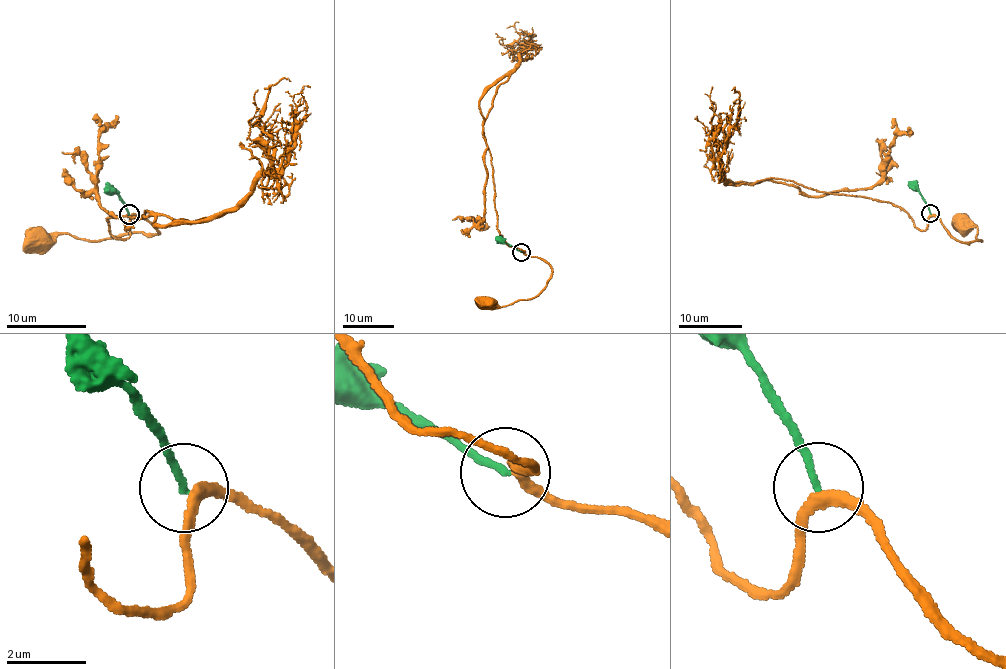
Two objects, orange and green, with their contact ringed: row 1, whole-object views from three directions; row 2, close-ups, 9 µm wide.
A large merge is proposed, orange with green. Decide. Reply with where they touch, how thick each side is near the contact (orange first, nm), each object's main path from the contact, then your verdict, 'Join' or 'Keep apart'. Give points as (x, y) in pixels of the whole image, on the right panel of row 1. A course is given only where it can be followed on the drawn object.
Place: (930, 213). Thickness 260 nm (orange) against 170 nm. Course of orange: (930, 215), (917, 228), (860, 196), (774, 178), (729, 185), (718, 158), (737, 115), (731, 91). Course of green: (930, 213), (927, 203), (908, 182). Keep apart

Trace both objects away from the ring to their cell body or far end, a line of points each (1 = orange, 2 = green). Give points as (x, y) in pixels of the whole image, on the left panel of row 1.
1: (129, 216), (118, 239), (106, 221), (120, 215), (195, 222), (235, 205), (271, 168), (269, 87), (291, 82)
2: (129, 214), (124, 203), (105, 187)

